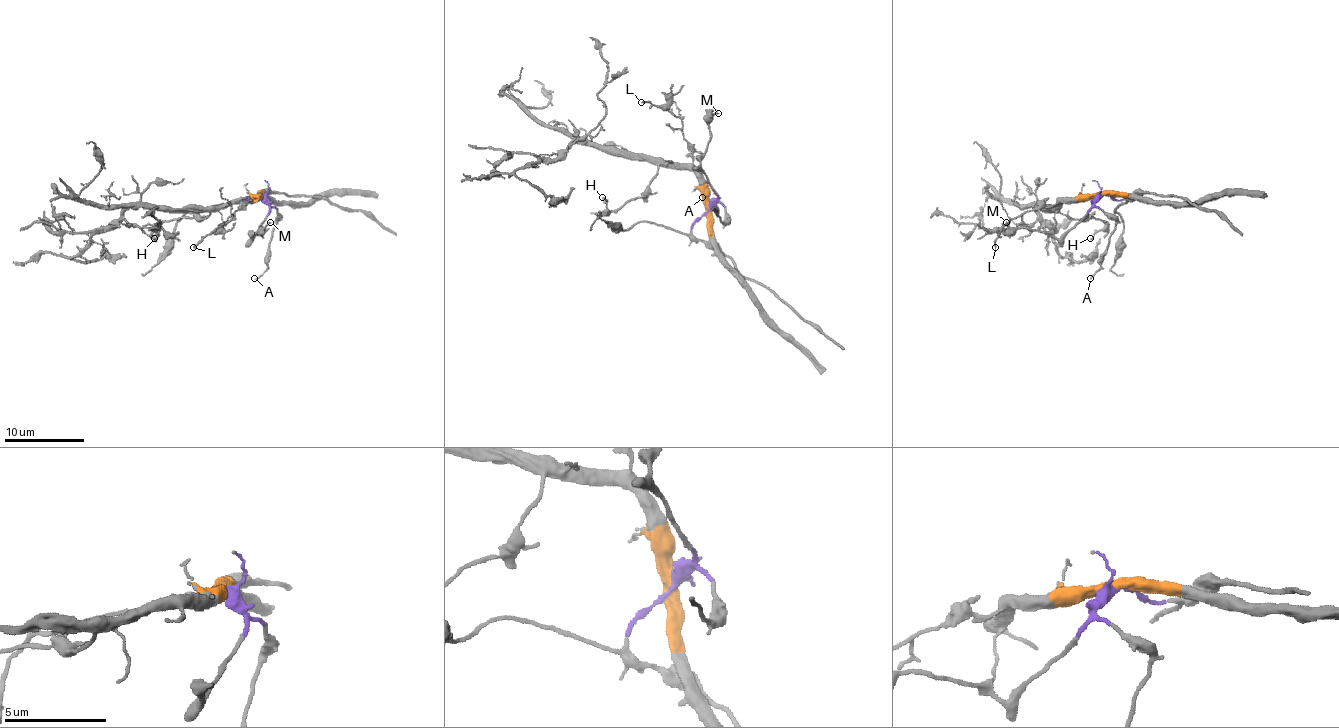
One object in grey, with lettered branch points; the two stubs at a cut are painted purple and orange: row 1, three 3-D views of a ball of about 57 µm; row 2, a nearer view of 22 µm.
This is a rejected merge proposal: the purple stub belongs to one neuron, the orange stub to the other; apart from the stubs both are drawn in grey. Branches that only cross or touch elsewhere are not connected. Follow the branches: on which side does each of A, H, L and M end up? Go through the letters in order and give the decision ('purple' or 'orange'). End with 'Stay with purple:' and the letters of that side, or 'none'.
A: purple
H: orange
L: orange
M: purple
Stay with purple: A, M

